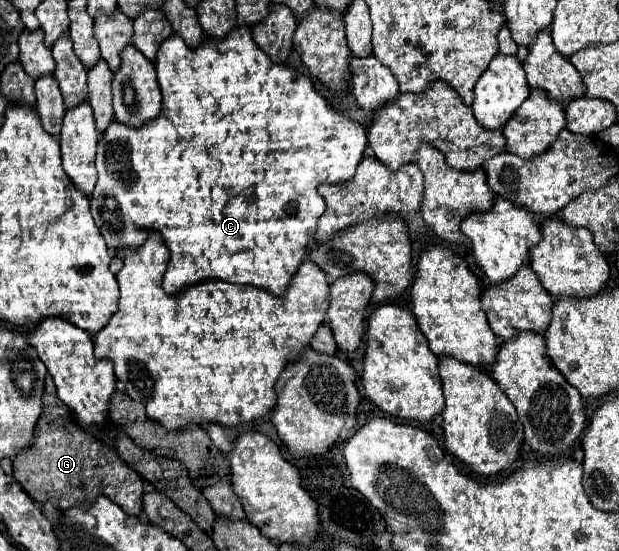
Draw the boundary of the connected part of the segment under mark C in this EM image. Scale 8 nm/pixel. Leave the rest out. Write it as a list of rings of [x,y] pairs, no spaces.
[[[234,26],[224,38],[206,36],[196,48],[190,48],[178,34],[172,34],[160,44],[156,60],[154,60],[154,68],[156,68],[158,84],[162,90],[160,114],[144,122],[140,128],[126,126],[118,120],[112,120],[98,140],[98,154],[96,154],[98,182],[90,196],[90,212],[92,212],[96,226],[102,230],[102,236],[108,248],[118,250],[122,246],[140,246],[140,242],[146,238],[146,234],[142,234],[142,228],[158,230],[172,254],[172,262],[168,264],[168,270],[164,276],[166,292],[170,294],[180,292],[186,286],[192,286],[206,278],[218,278],[218,280],[226,280],[232,284],[252,284],[258,288],[266,288],[272,294],[282,294],[294,270],[298,270],[298,264],[304,260],[306,248],[312,242],[314,232],[316,232],[316,222],[326,210],[324,198],[316,190],[318,184],[322,182],[338,184],[354,176],[356,166],[360,158],[364,156],[364,148],[368,144],[366,128],[360,126],[360,122],[348,118],[338,108],[330,106],[330,102],[314,88],[314,82],[308,76],[298,74],[288,64],[272,62],[270,56],[264,50],[260,50],[260,46],[252,40],[250,26]]]

